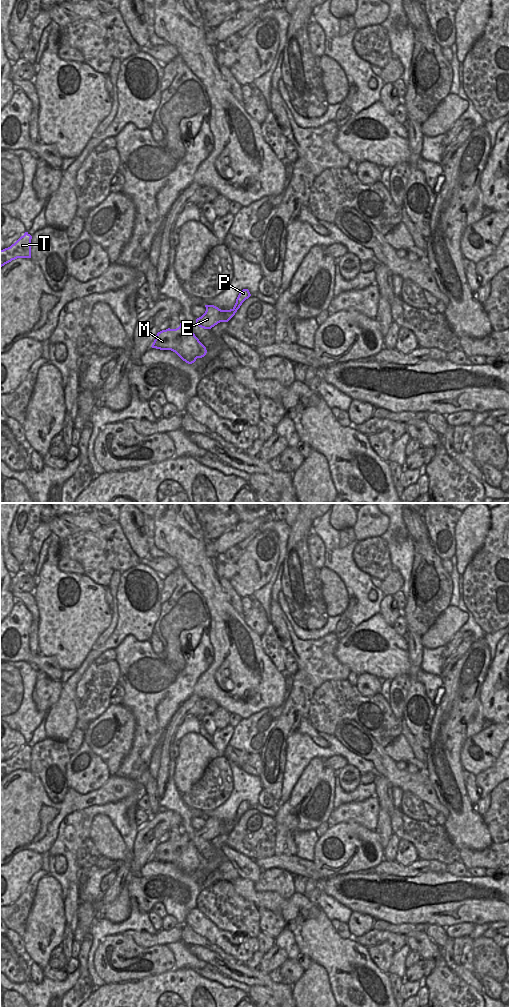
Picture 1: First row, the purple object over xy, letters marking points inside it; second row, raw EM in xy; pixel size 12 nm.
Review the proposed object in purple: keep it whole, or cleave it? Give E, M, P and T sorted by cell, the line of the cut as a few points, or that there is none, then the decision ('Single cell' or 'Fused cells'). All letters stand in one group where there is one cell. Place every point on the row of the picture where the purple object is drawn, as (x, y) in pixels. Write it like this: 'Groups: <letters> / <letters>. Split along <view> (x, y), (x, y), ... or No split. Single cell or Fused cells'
Groups: E M P / T. Split along xy (184, 321), (176, 331), (183, 339), (172, 350). Fused cells

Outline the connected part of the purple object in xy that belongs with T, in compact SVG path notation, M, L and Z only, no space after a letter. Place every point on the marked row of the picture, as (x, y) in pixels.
M25 232L10 247L0 250L0 267L17 258L31 258L31 239L32 236Z

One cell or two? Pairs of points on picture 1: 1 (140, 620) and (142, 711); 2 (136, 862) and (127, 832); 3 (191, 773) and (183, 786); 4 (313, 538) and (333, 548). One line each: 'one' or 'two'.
1: two
2: two
3: one
4: two

